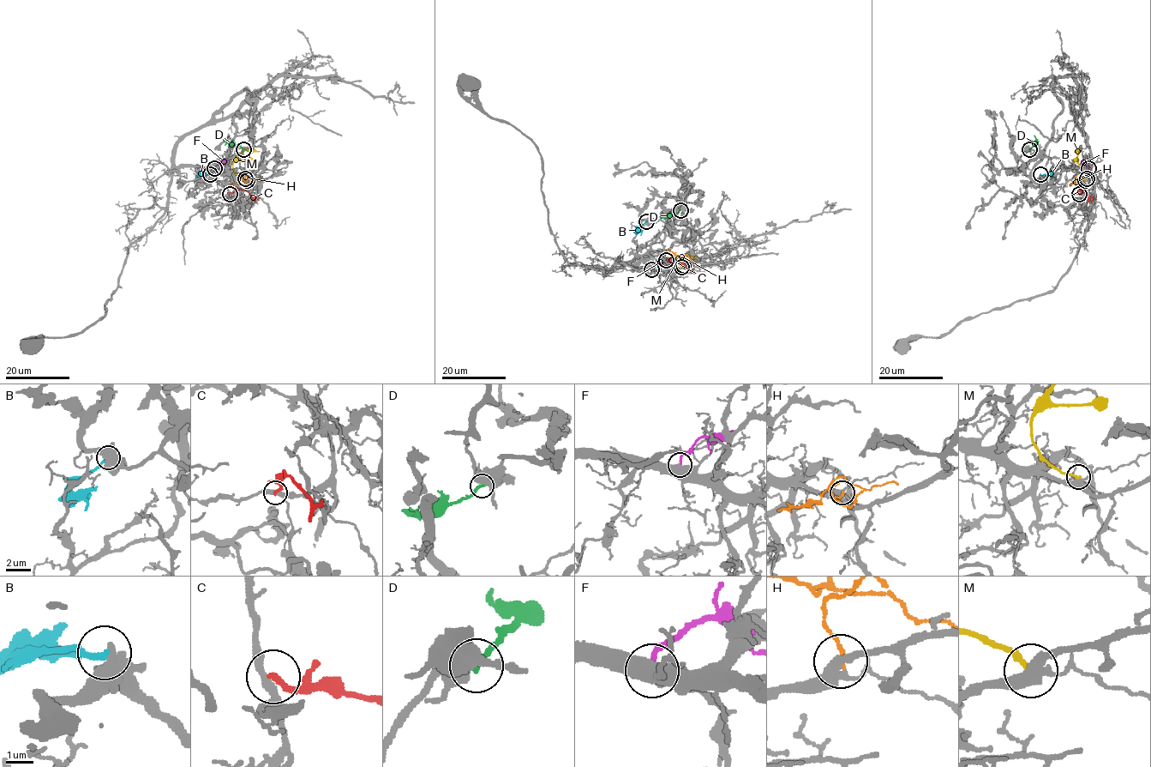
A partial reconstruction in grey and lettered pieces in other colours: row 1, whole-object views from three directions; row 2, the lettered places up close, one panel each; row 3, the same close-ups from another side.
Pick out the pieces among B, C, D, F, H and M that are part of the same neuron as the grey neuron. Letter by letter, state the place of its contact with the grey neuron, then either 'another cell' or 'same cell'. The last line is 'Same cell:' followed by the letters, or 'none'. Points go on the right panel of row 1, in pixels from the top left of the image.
B: contact (1040, 174); another cell
C: contact (1079, 194); another cell
D: contact (1029, 149); another cell
F: contact (1088, 168); another cell
H: contact (1085, 180); same cell
M: contact (1087, 178); another cell
Same cell: H

